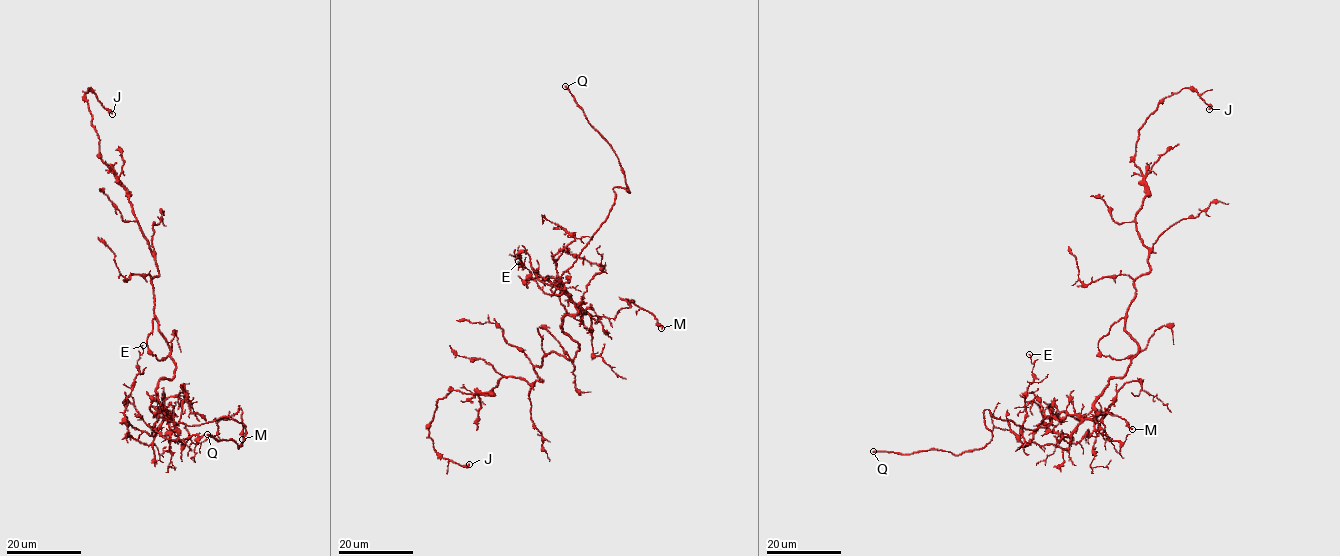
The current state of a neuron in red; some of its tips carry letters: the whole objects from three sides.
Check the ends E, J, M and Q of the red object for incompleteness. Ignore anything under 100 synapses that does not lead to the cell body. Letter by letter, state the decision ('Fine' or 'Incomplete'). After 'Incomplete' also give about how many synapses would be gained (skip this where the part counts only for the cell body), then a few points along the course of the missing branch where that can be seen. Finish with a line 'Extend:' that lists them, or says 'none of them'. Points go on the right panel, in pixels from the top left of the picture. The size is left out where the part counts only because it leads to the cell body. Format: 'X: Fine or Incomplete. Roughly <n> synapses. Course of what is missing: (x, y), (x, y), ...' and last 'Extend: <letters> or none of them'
E: Fine
J: Fine
M: Fine
Q: Incomplete. Course of what is missing: (873, 451), (861, 446), (843, 448), (828, 442), (820, 443)
Extend: Q

